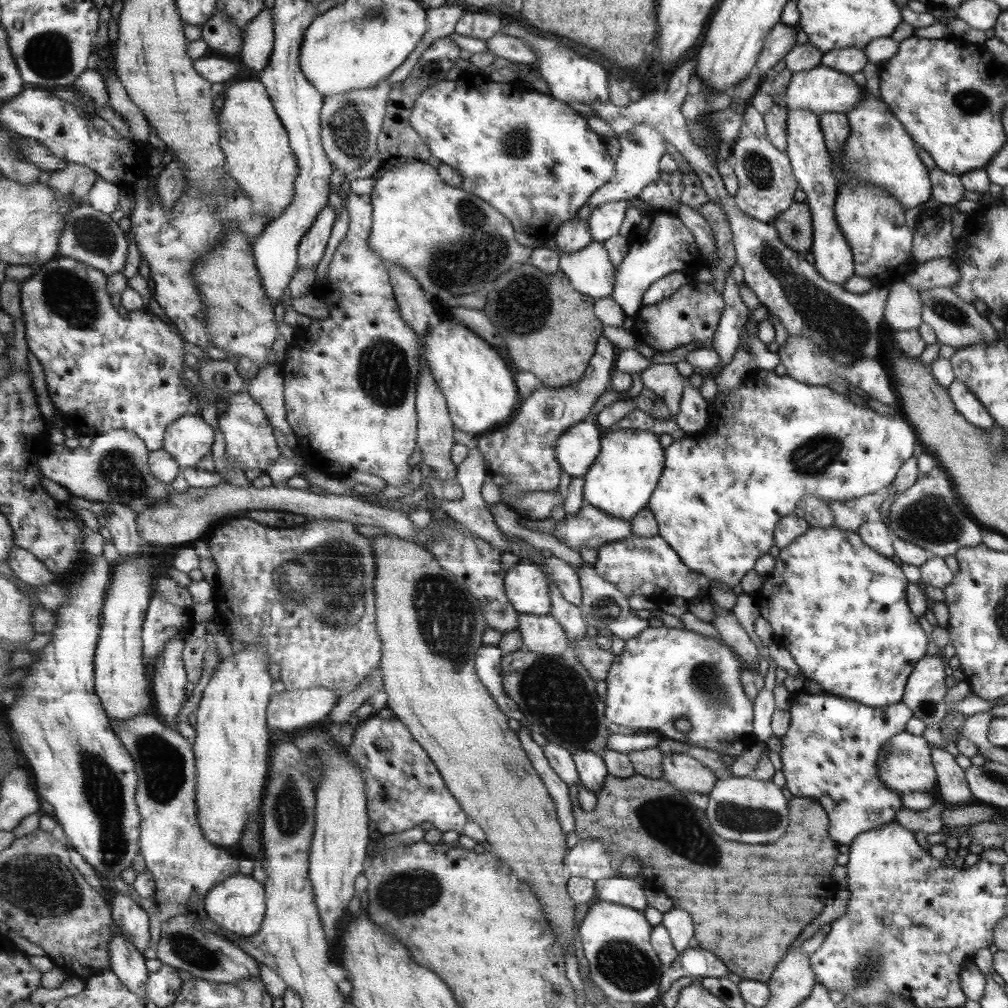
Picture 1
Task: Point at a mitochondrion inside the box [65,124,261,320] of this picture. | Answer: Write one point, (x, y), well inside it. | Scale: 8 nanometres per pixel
(90, 232)

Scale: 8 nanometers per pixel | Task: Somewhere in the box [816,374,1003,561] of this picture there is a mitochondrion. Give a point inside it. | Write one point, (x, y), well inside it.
(926, 519)

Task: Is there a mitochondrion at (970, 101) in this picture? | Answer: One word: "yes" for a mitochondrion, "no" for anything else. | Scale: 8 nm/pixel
yes

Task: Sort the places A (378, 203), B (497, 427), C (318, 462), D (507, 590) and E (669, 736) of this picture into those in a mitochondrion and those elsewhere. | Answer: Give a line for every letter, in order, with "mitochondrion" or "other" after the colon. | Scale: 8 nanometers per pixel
A: other
B: other
C: other
D: other
E: other

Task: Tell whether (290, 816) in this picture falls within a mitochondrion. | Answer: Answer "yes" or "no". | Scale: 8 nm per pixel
yes

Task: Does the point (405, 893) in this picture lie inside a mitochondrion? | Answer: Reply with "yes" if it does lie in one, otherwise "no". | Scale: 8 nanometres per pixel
yes

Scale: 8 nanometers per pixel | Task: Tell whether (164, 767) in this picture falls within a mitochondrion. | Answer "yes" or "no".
yes

